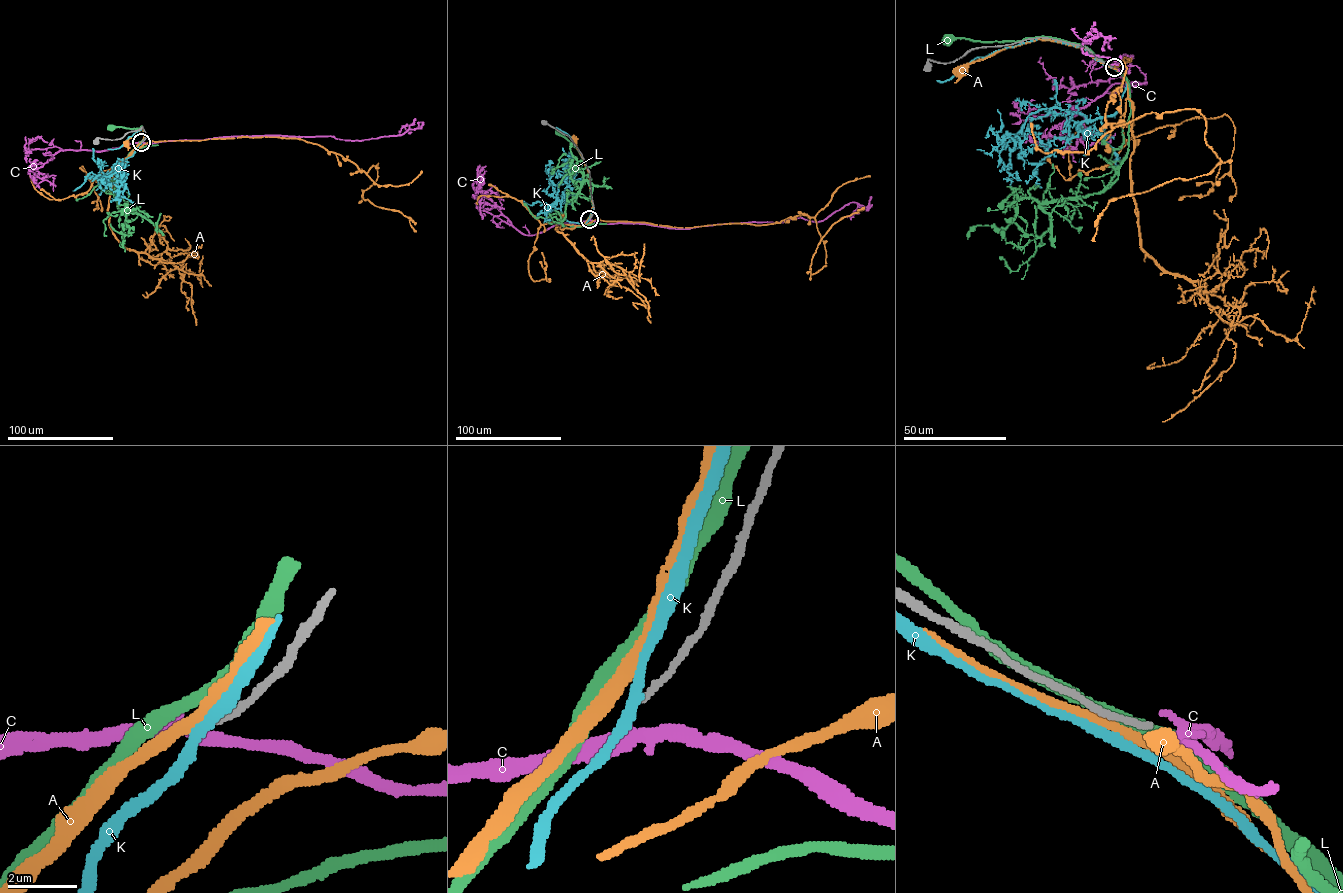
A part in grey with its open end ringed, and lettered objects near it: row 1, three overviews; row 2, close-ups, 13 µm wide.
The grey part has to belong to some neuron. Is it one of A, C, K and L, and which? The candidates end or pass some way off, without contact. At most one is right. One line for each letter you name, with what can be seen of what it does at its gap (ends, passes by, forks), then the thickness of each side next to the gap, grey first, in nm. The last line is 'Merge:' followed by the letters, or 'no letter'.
C: it passes by | 170/180 nm
Merge: C

